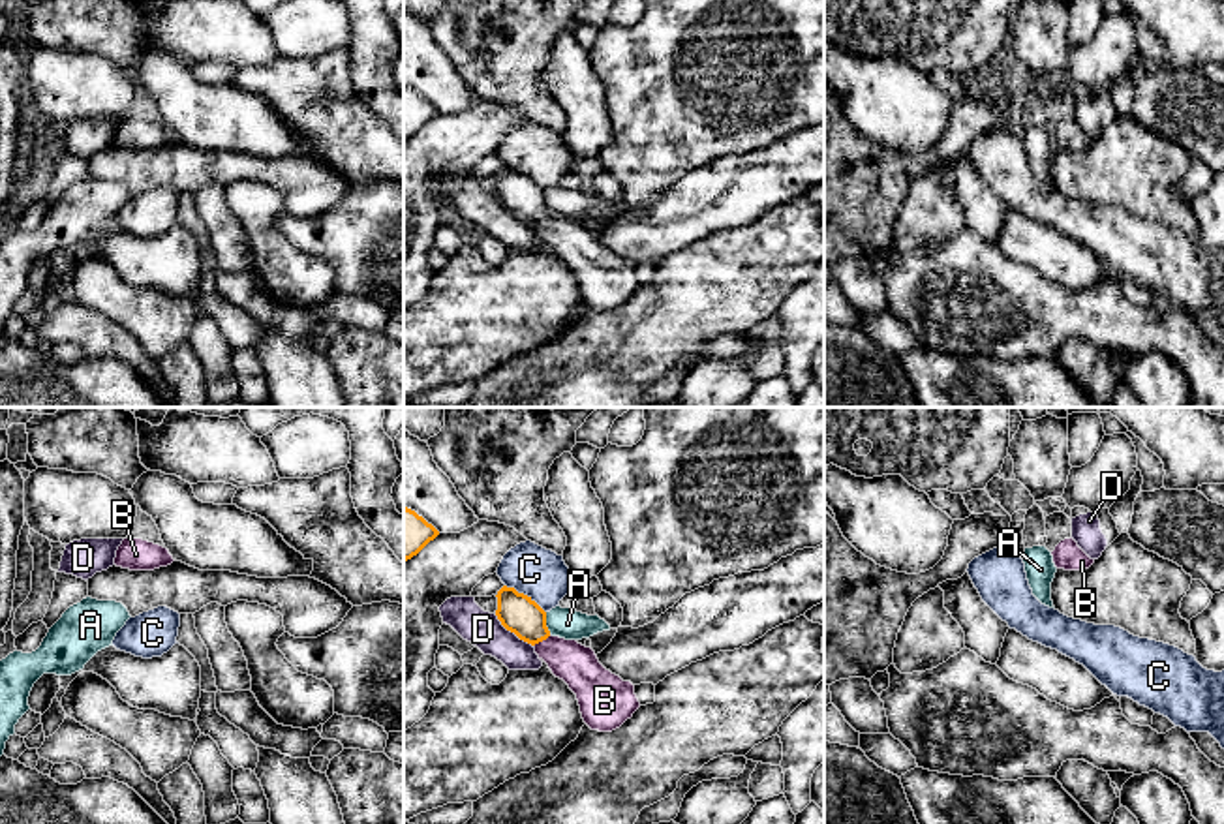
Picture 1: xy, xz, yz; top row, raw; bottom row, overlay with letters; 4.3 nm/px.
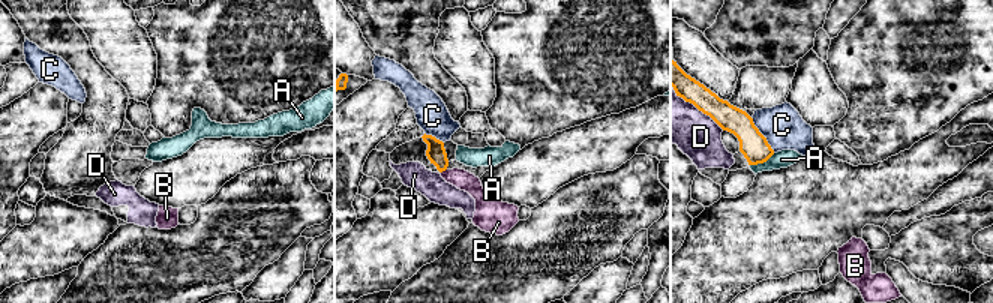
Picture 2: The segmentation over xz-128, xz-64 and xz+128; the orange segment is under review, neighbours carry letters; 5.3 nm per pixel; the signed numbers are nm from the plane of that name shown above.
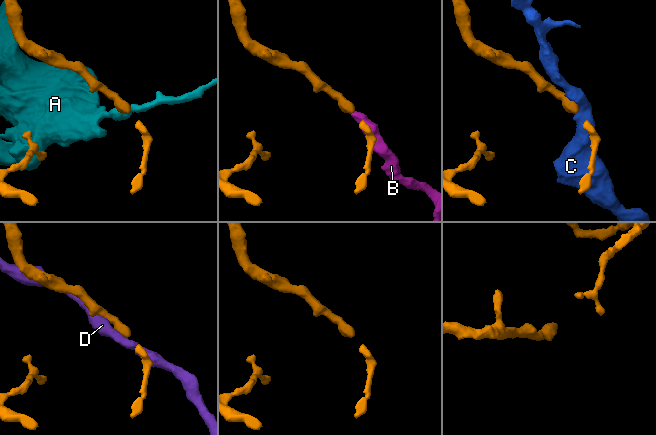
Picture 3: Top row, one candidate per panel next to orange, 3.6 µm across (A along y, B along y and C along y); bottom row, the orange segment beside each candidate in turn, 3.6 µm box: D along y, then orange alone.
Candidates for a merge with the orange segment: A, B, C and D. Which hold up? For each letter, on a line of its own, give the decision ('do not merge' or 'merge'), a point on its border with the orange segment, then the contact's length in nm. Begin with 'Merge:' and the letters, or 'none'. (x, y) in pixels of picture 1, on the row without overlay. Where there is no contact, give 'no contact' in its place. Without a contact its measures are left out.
Merge: B
A: do not merge; meets orange in xz at (545, 203); contact 100 nm long
B: merge; meets orange in xz at (541, 220); contact 90 nm long
C: do not merge; meets orange in xz at (526, 175); contact 220 nm long
D: do not merge; meets orange in xz at (513, 211); contact 220 nm long

